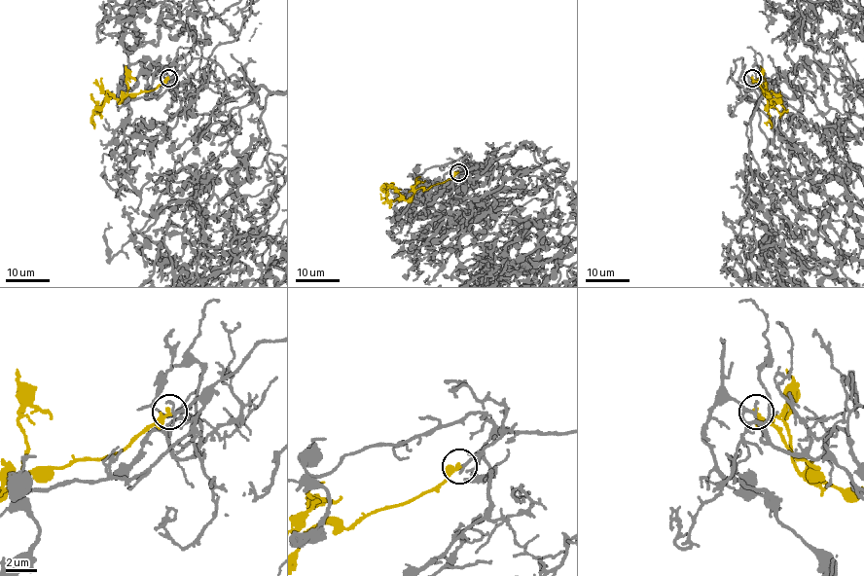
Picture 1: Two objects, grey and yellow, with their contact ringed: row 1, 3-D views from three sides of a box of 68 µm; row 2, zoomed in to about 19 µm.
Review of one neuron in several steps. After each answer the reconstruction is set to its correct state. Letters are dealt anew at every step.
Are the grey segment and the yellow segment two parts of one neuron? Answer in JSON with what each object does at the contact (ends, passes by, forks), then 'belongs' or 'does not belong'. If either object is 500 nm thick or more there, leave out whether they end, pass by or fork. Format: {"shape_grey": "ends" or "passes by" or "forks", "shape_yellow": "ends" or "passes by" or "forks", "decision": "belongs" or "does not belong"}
{"shape_grey": "passes by", "shape_yellow": "ends", "decision": "belongs"}

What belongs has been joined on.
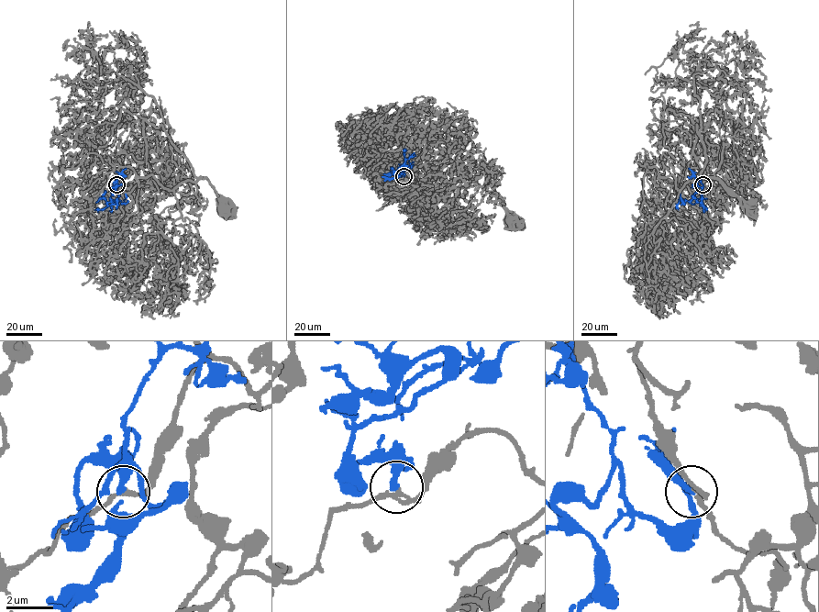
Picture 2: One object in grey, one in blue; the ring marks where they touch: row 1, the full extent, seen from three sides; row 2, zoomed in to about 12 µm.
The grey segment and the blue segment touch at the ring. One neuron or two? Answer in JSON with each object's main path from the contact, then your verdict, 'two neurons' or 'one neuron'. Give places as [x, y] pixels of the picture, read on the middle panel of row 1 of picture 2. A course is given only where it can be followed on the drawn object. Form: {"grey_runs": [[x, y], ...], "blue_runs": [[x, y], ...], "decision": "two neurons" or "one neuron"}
{"grey_runs": [[403, 176], [432, 170], [433, 164], [464, 178], [485, 174], [515, 221], [511, 221]], "blue_runs": [[403, 176], [400, 173], [407, 165], [397, 169], [405, 161], [403, 151]], "decision": "one neuron"}

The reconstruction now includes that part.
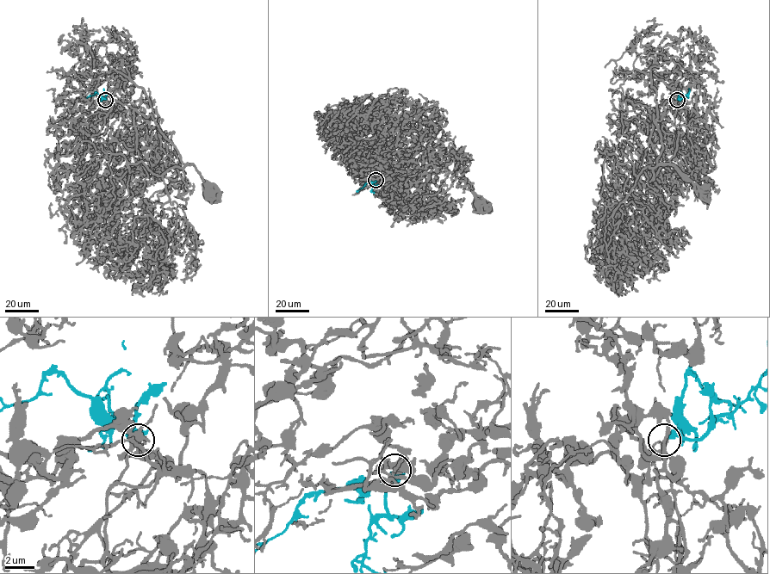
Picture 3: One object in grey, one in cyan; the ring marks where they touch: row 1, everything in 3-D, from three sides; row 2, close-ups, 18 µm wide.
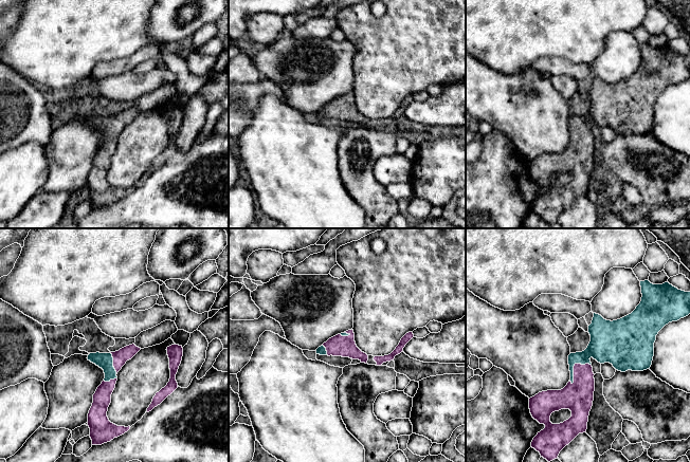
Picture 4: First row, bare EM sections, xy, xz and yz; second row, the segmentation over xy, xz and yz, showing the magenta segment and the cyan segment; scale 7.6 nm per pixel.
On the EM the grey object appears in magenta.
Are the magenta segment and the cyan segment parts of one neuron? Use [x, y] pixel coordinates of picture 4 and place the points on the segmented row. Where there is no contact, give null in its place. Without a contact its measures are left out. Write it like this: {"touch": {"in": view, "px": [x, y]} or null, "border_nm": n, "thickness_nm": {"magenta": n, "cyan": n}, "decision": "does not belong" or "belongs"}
{"touch": {"in": "yz", "px": [574, 366]}, "border_nm": 220, "thickness_nm": {"magenta": 220, "cyan": 200}, "decision": "belongs"}

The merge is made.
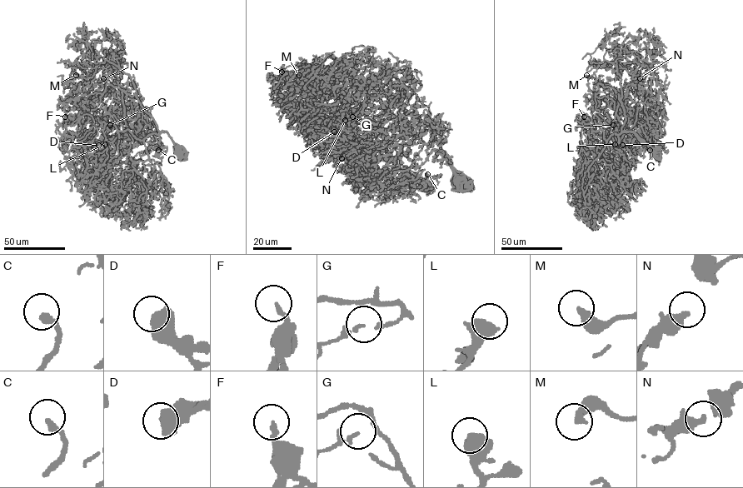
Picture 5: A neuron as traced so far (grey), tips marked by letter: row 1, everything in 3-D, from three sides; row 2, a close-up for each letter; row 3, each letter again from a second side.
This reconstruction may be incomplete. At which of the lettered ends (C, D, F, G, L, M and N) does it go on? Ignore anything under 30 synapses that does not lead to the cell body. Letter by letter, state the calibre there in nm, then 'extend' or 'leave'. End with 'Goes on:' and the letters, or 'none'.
C: 240 nm | extend
D: 650 nm | extend
F: 190 nm | leave
G: 90 nm | leave
L: 650 nm | leave
M: 320 nm | extend
N: 240 nm | leave
Goes on: C, D, M

